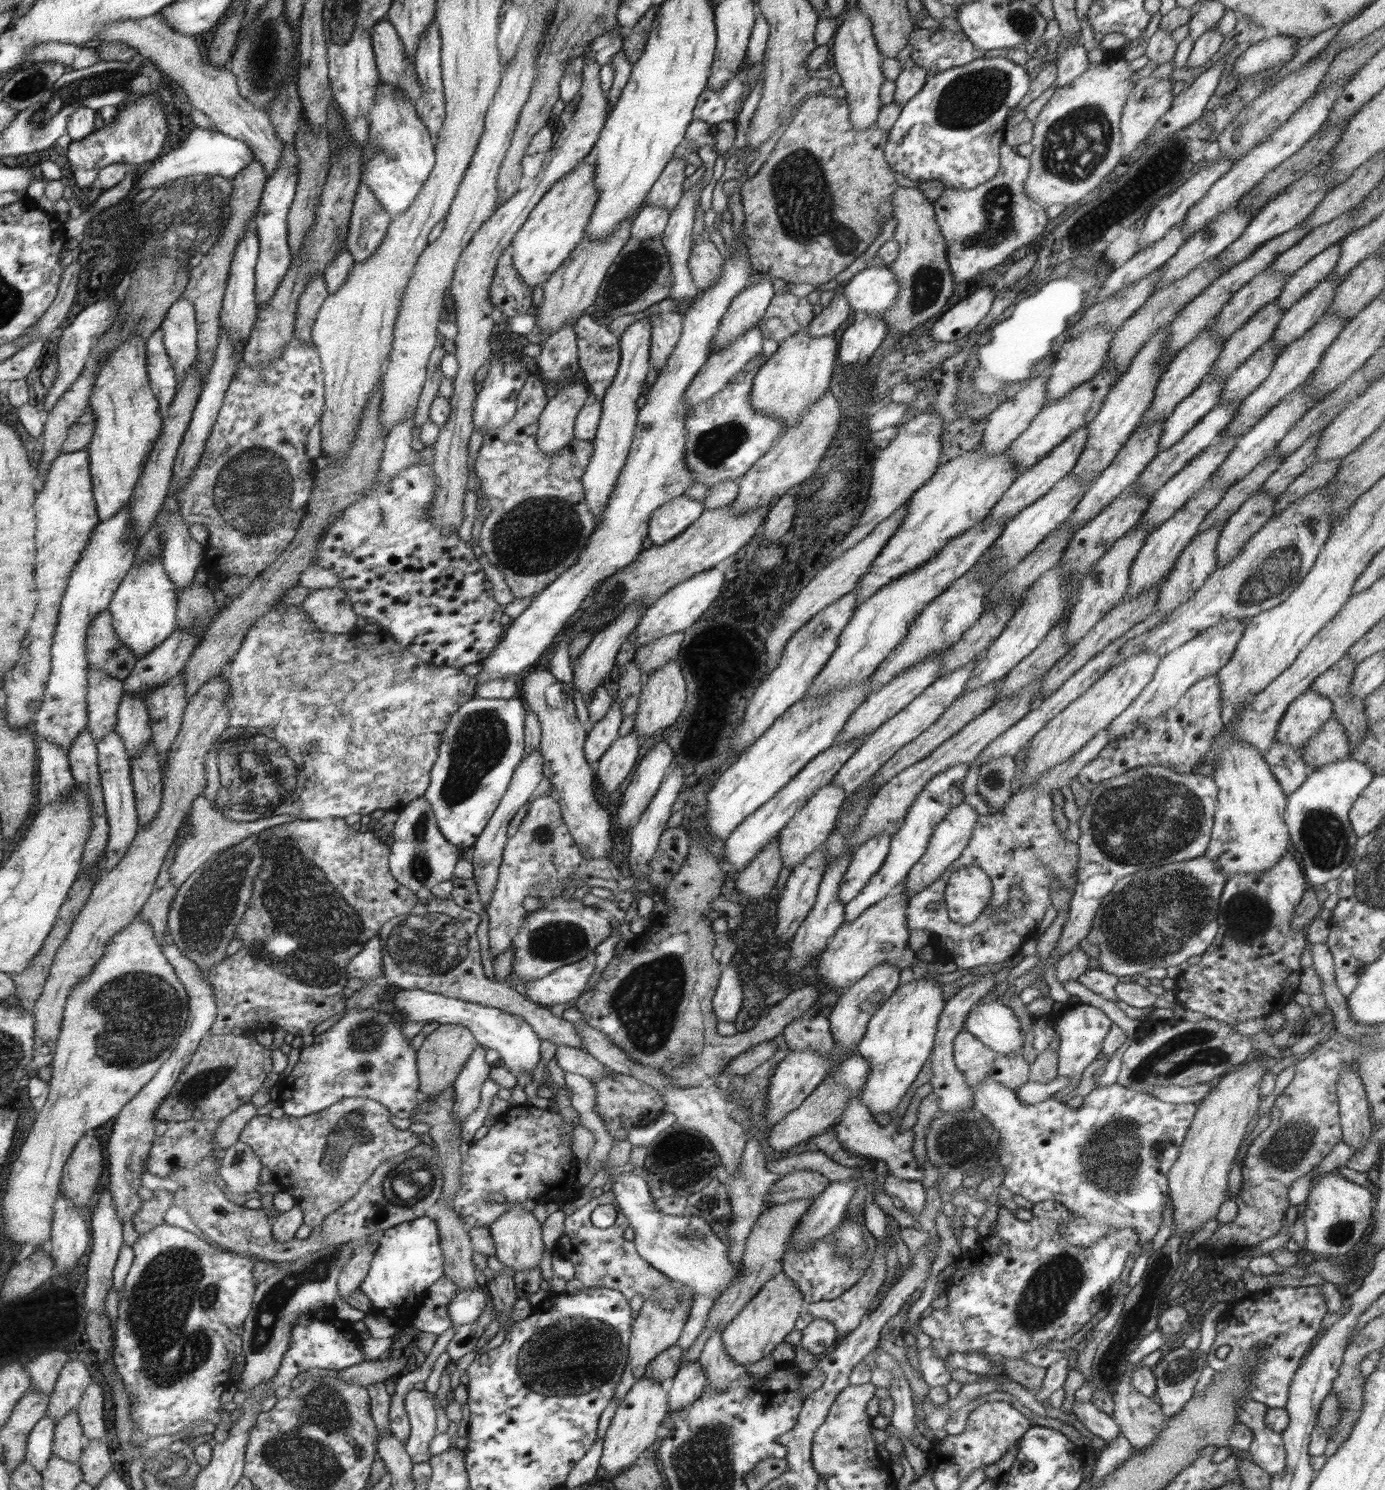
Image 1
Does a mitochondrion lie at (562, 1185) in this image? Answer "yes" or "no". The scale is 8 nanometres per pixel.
no

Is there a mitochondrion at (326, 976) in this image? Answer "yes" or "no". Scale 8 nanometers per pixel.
yes

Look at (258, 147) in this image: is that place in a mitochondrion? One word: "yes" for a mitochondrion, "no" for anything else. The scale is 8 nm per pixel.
no

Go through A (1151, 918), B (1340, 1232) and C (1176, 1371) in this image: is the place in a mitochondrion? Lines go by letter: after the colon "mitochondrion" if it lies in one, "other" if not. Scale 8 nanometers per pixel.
A: mitochondrion
B: mitochondrion
C: mitochondrion

